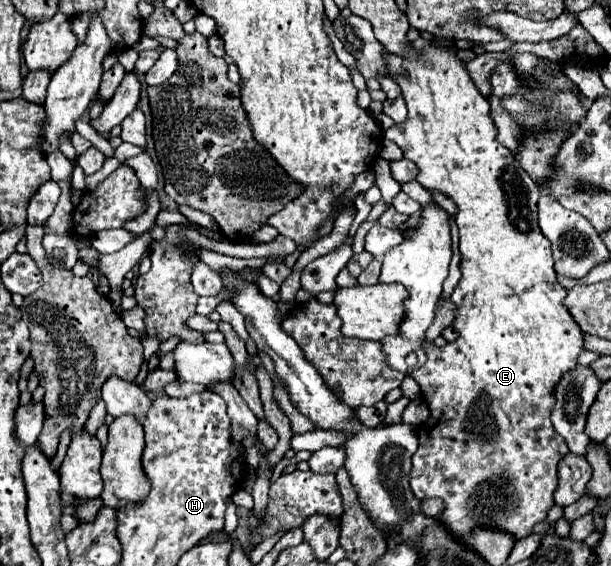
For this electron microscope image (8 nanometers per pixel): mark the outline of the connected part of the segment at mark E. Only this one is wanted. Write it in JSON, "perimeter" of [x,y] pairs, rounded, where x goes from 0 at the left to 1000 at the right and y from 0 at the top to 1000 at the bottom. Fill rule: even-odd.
{"perimeter":[[[735,81],[692,88],[692,102],[660,106],[660,117],[666,124],[666,138],[650,134],[646,145],[656,152],[660,173],[666,180],[669,205],[666,205],[666,212],[660,219],[633,226],[630,244],[643,247],[660,265],[663,279],[686,293],[682,322],[696,336],[718,339],[718,343],[725,343],[725,346],[732,346],[732,350],[738,350],[745,357],[745,364],[748,364],[745,392],[748,392],[748,403],[751,403],[751,442],[755,442],[755,495],[751,495],[751,502],[745,505],[745,512],[738,519],[738,534],[745,537],[745,565],[741,565],[738,576],[741,576],[745,587],[751,587],[751,597],[745,604],[735,604],[725,615],[715,615],[715,611],[696,604],[699,640],[696,640],[696,647],[673,657],[673,664],[689,682],[689,703],[696,707],[696,714],[705,724],[702,742],[686,753],[686,792],[676,802],[673,866],[686,883],[689,880],[722,880],[725,894],[728,894],[722,912],[718,912],[722,922],[728,922],[728,929],[735,929],[735,936],[741,936],[741,940],[748,940],[755,947],[774,943],[777,933],[804,933],[804,936],[820,936],[820,940],[840,943],[843,954],[853,954],[853,951],[863,951],[872,940],[872,929],[879,929],[882,922],[889,922],[895,915],[895,905],[908,890],[905,887],[905,866],[912,862],[912,820],[918,816],[918,809],[925,809],[931,792],[928,792],[928,781],[905,760],[905,746],[902,746],[902,728],[905,728],[905,710],[908,710],[905,707],[905,689],[908,689],[912,675],[925,661],[931,661],[931,657],[938,657],[944,650],[944,633],[957,618],[957,611],[954,611],[957,601],[954,601],[951,580],[944,580],[944,569],[938,569],[938,558],[931,555],[931,544],[921,541],[928,512],[912,498],[912,484],[905,477],[899,424],[892,420],[892,413],[885,413],[885,406],[879,399],[879,350],[885,346],[885,336],[866,314],[866,307],[859,307],[849,283],[810,247],[813,226],[810,226],[810,219],[807,219],[807,212],[800,205],[797,173],[768,141],[768,131],[764,131],[761,117],[735,88]],[[748,714],[771,714],[771,721],[758,735],[758,731],[748,728],[748,721],[745,721]]]}

